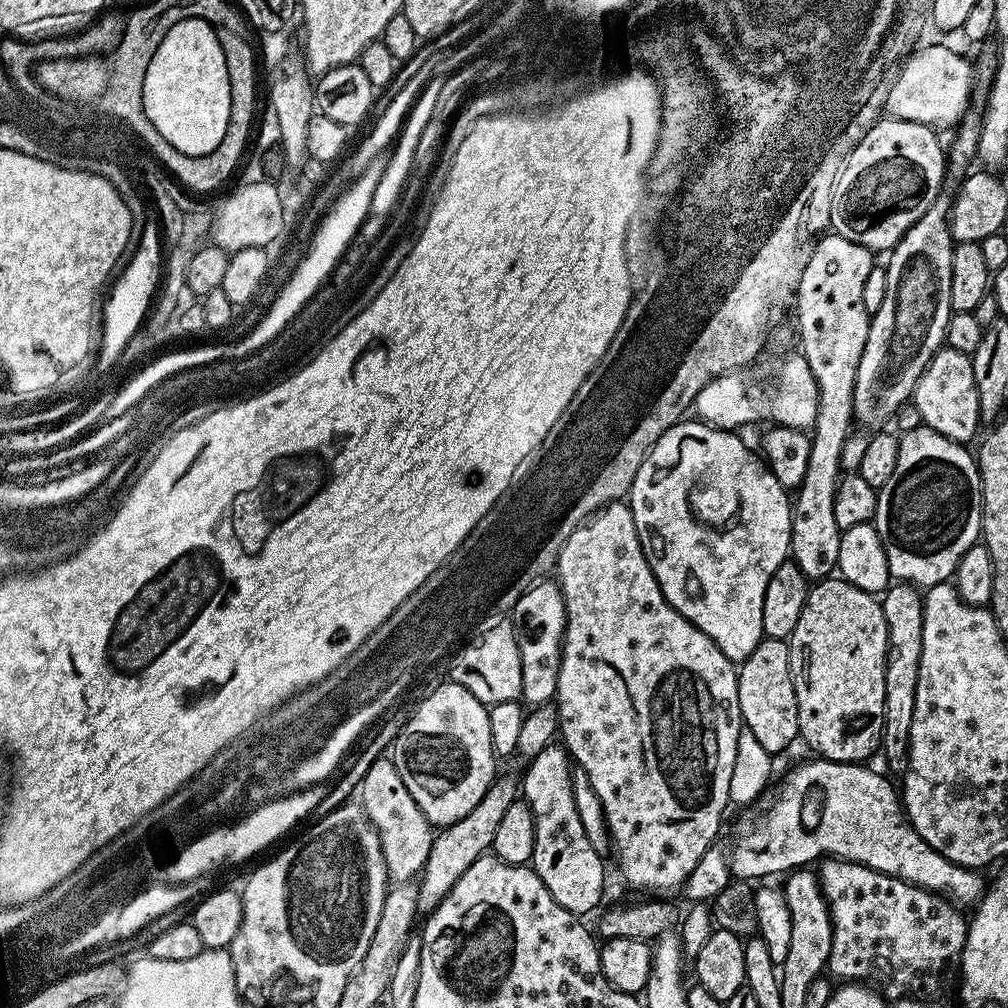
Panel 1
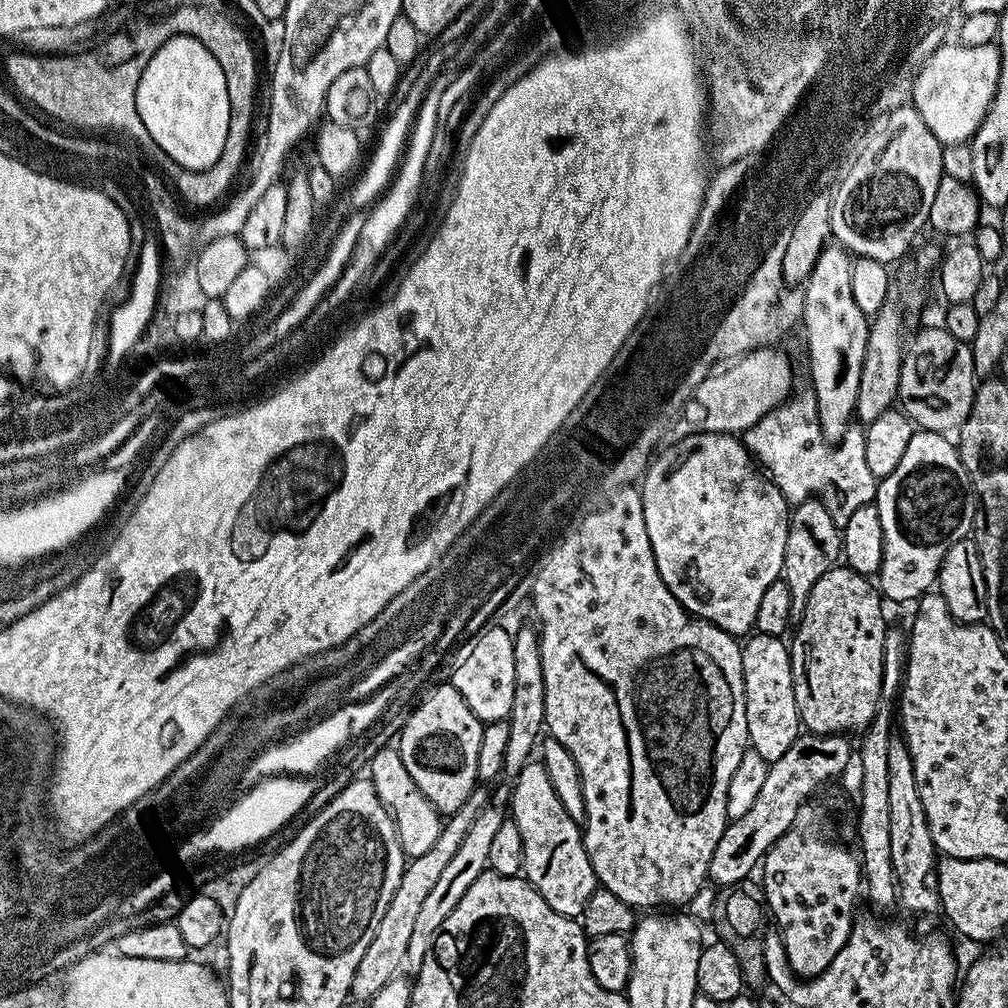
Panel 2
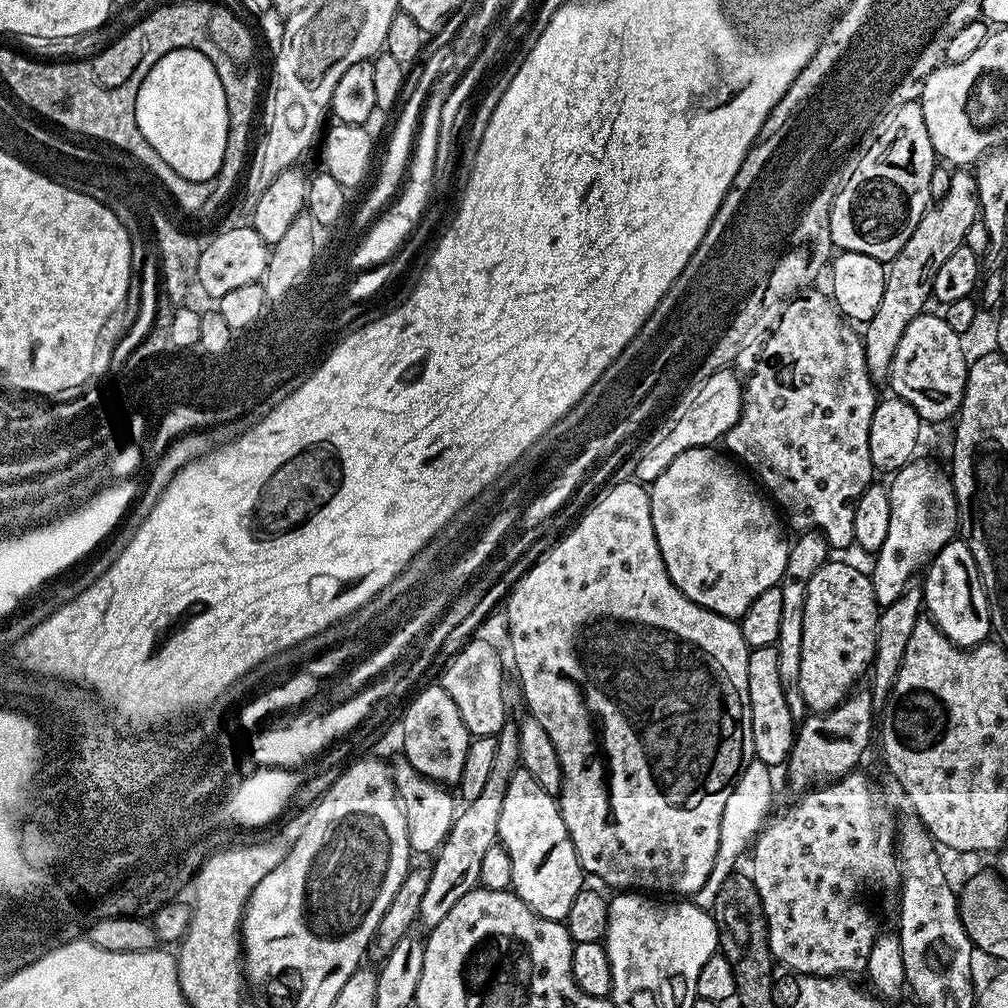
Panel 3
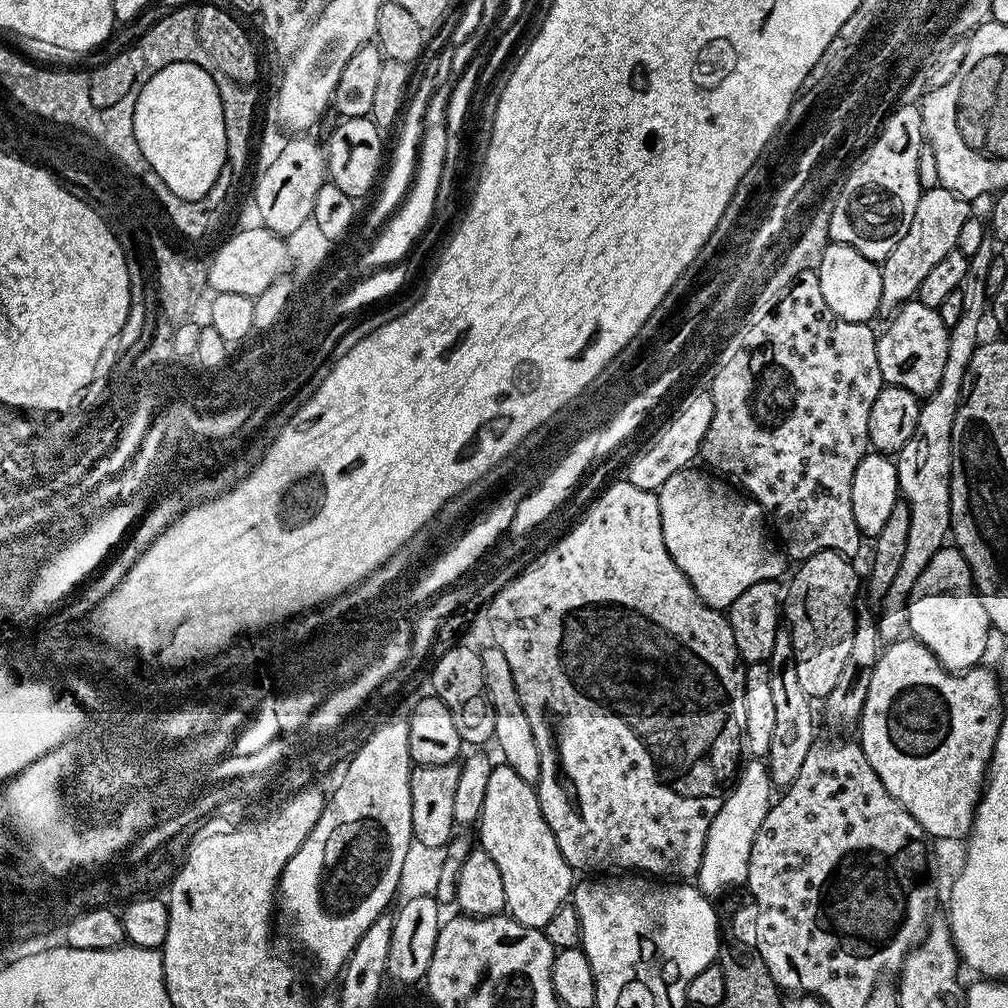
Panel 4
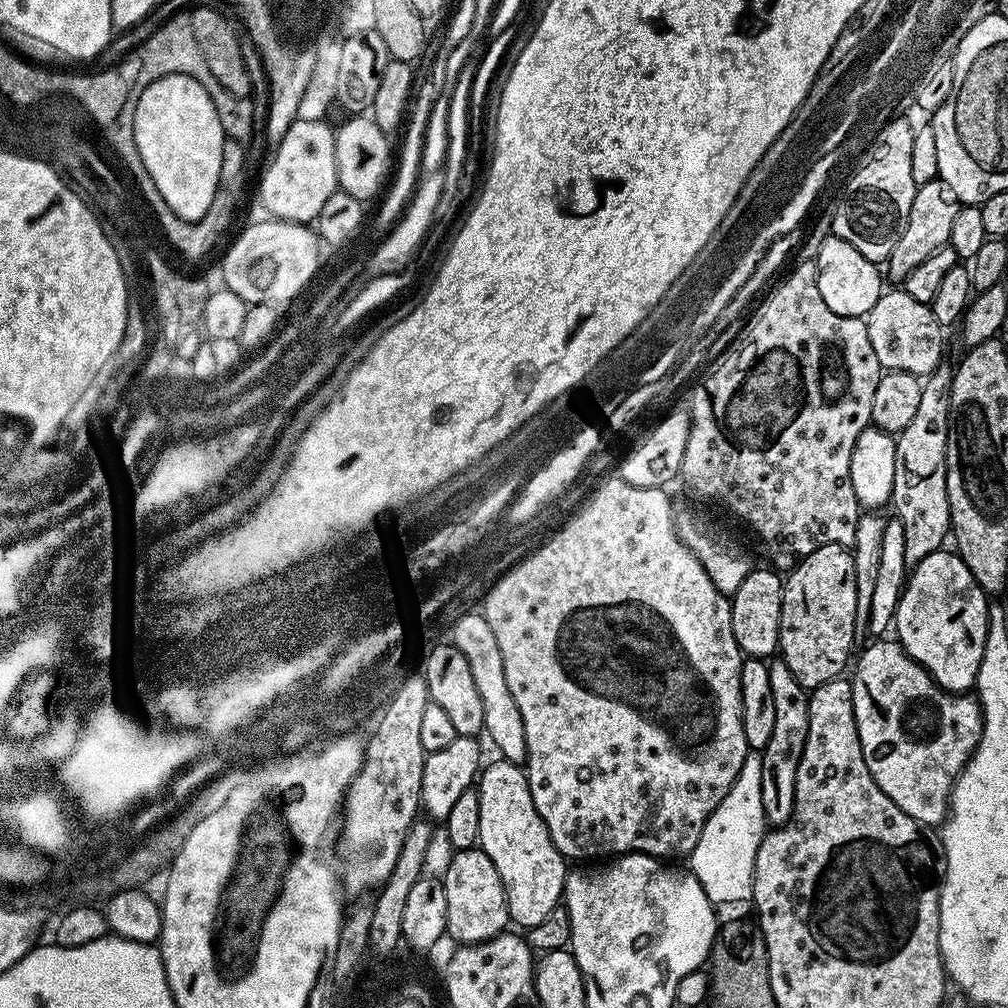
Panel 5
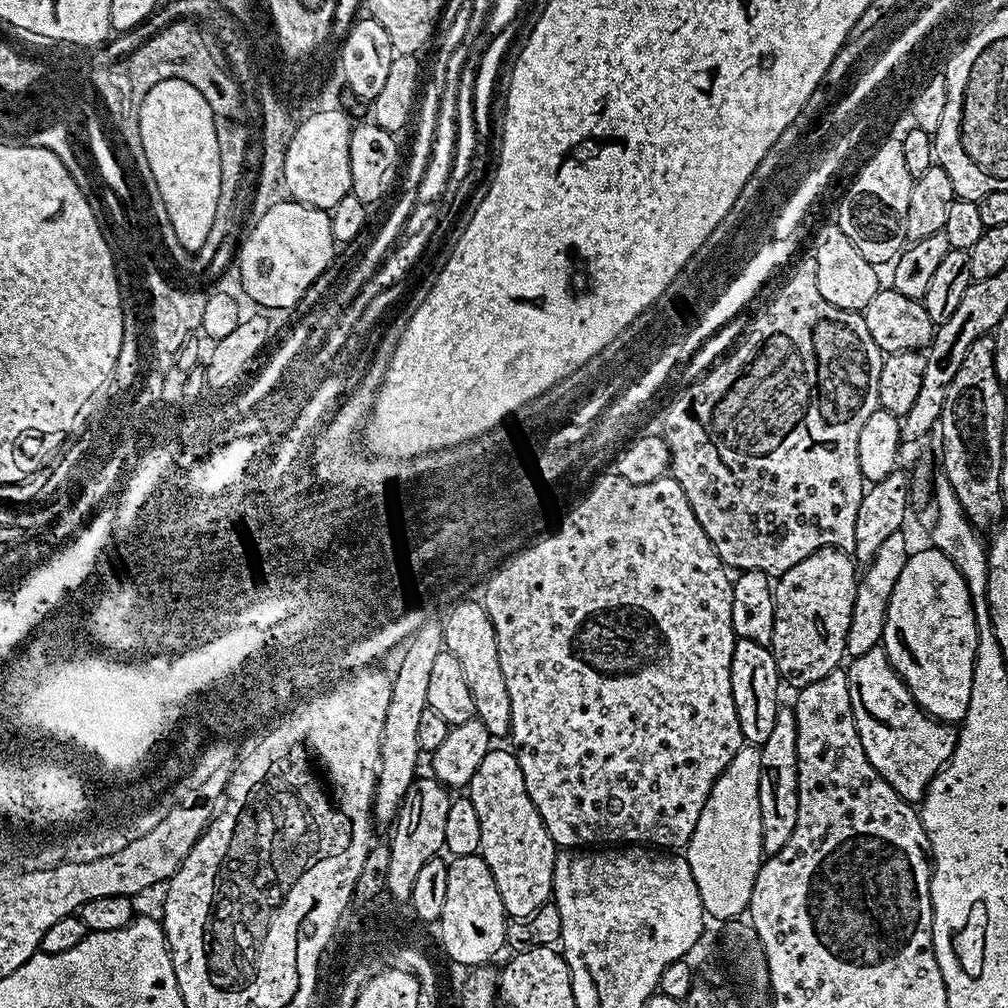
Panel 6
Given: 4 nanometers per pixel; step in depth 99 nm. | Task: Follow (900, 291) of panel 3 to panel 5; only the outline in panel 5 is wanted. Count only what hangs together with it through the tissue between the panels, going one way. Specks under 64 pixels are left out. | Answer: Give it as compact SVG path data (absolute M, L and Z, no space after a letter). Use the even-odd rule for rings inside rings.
M937 178L919 185L914 194L914 202L910 206L910 218L906 218L906 230L902 230L902 238L898 238L894 250L890 250L888 255L886 261L887 279L889 276L896 282L903 282L910 274L910 270L914 270L914 266L918 266L918 262L930 258L930 254L934 254L934 250L945 247L950 238L954 218L958 215L961 206L954 190L950 190L950 186L946 186L944 180Z

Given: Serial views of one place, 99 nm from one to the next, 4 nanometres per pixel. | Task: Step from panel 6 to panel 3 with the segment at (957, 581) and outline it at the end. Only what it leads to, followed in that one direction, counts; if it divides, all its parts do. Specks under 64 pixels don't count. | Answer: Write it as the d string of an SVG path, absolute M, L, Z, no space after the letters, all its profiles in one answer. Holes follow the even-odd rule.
M954 538L946 546L942 546L942 550L932 557L923 576L923 607L927 619L935 624L951 644L956 644L959 648L973 648L976 644L985 643L993 635L984 583L978 574L974 554L970 554L963 539Z

